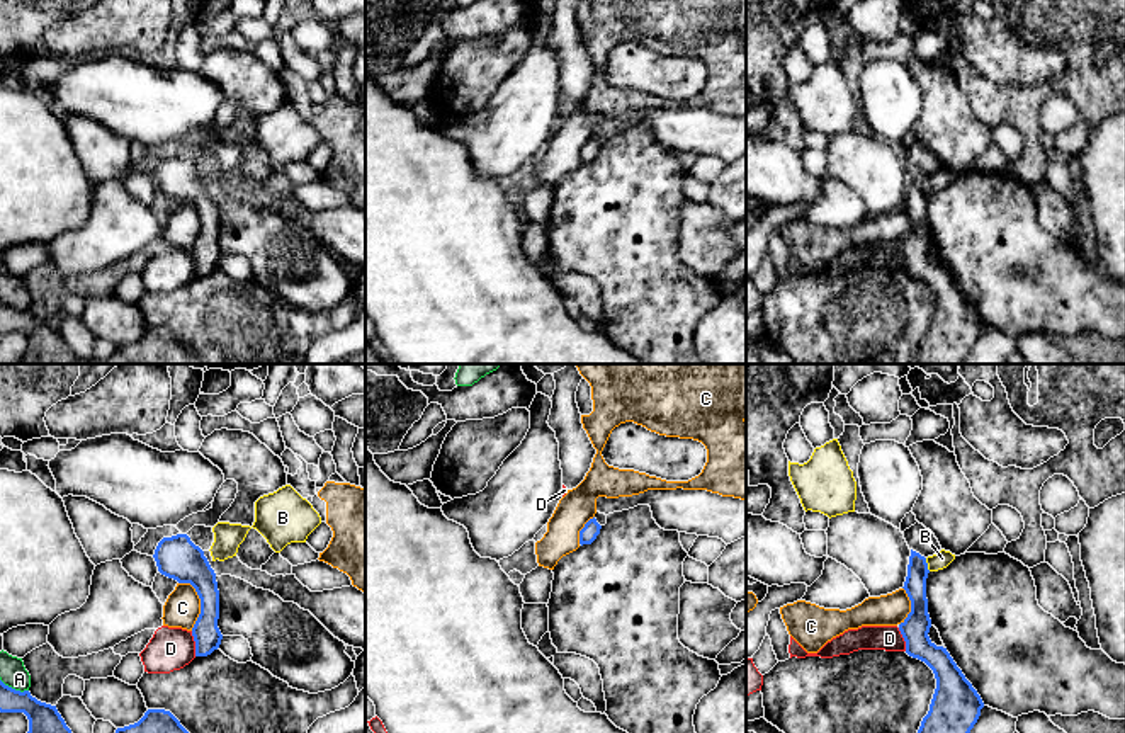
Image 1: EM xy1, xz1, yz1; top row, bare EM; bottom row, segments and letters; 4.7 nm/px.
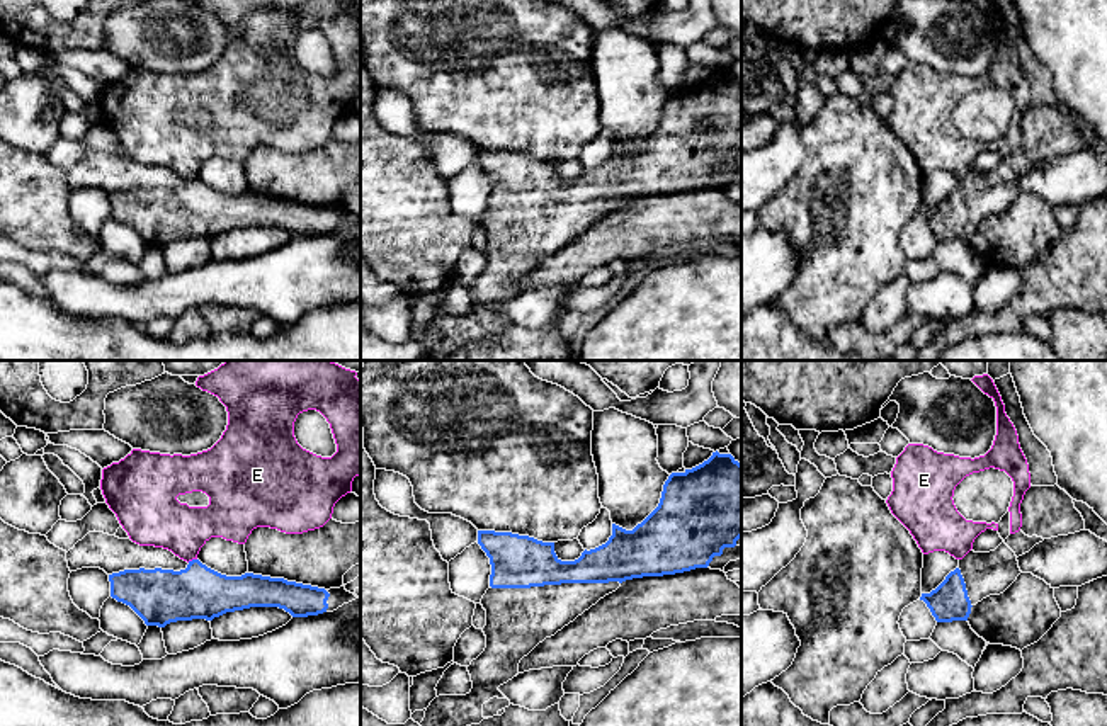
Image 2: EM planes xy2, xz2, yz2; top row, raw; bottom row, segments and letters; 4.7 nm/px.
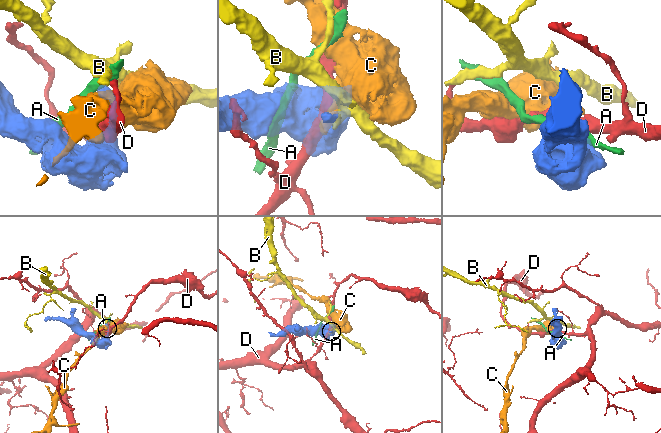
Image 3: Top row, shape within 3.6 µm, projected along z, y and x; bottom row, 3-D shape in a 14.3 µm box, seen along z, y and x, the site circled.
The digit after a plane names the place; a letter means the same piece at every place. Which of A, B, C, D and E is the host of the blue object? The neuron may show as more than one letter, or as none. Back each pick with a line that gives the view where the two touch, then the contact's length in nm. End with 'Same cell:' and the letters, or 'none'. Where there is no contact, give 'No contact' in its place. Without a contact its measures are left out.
Same cell: none

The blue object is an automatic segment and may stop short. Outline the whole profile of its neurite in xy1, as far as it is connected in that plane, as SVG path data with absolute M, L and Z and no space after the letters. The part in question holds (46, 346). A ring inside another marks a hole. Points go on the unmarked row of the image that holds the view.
M0 299L0 332L24 332L29 350L20 364L204 364L165 328L148 328L129 345L117 347L107 361L80 359L66 345L56 325L37 320L29 310L15 310Z

